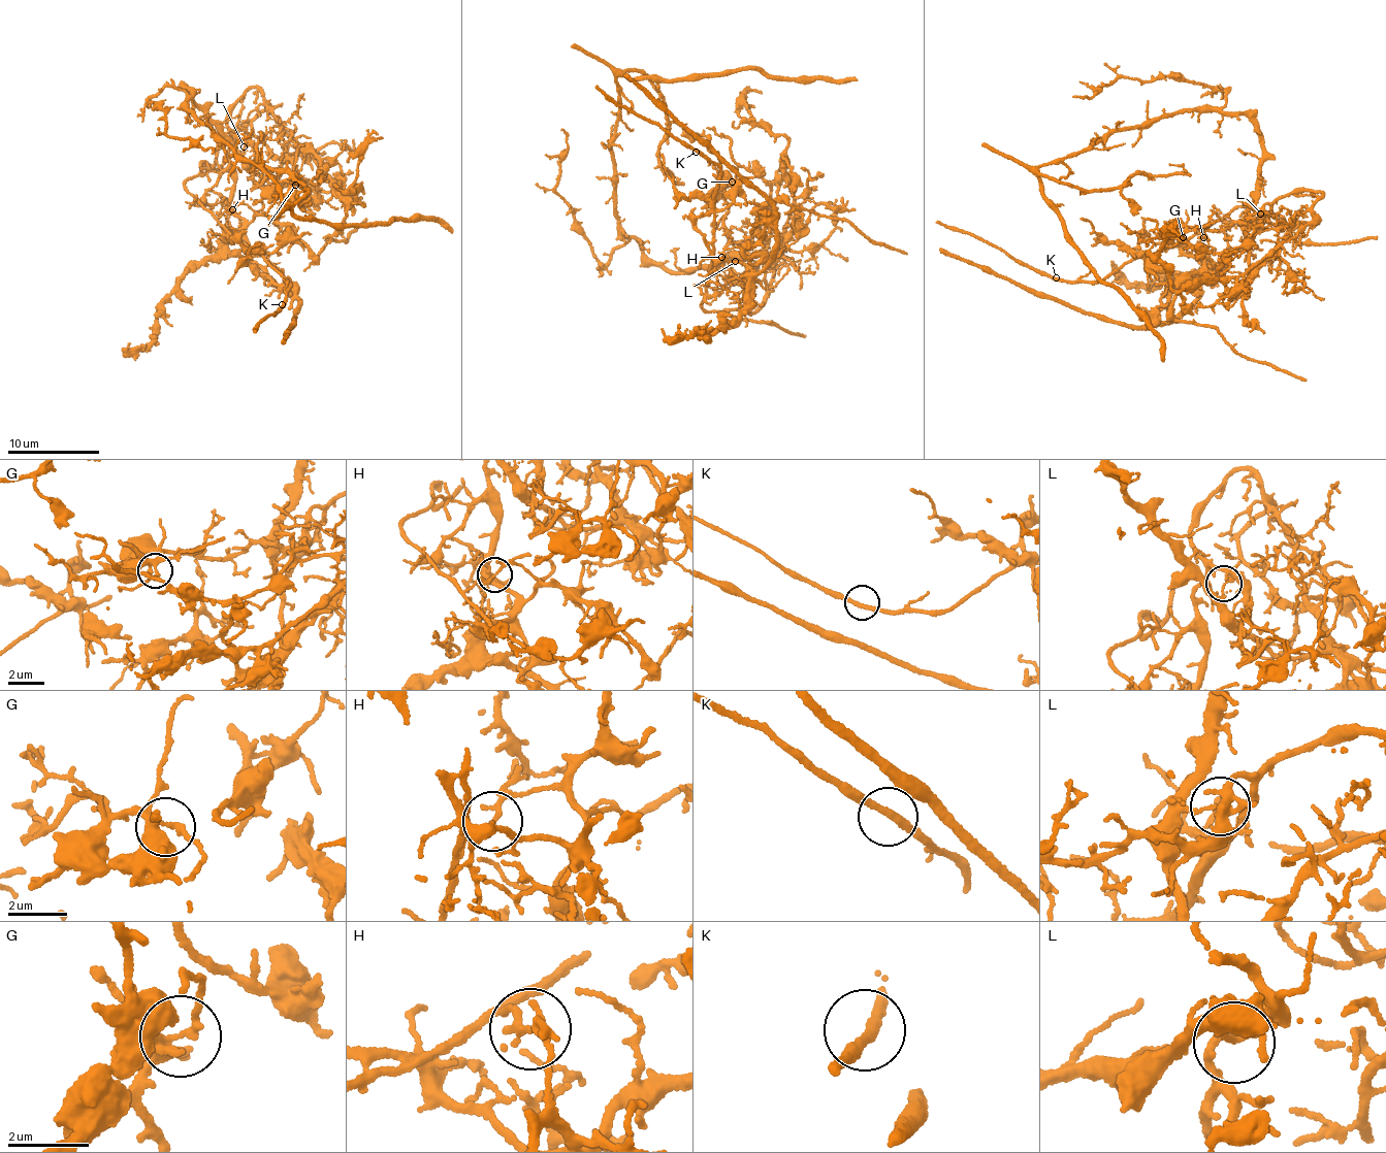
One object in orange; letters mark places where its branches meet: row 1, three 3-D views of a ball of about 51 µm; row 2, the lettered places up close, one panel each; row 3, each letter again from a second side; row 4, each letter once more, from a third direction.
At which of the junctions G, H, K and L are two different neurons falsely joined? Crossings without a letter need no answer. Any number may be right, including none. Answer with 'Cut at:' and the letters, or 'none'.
Cut at: H, L

